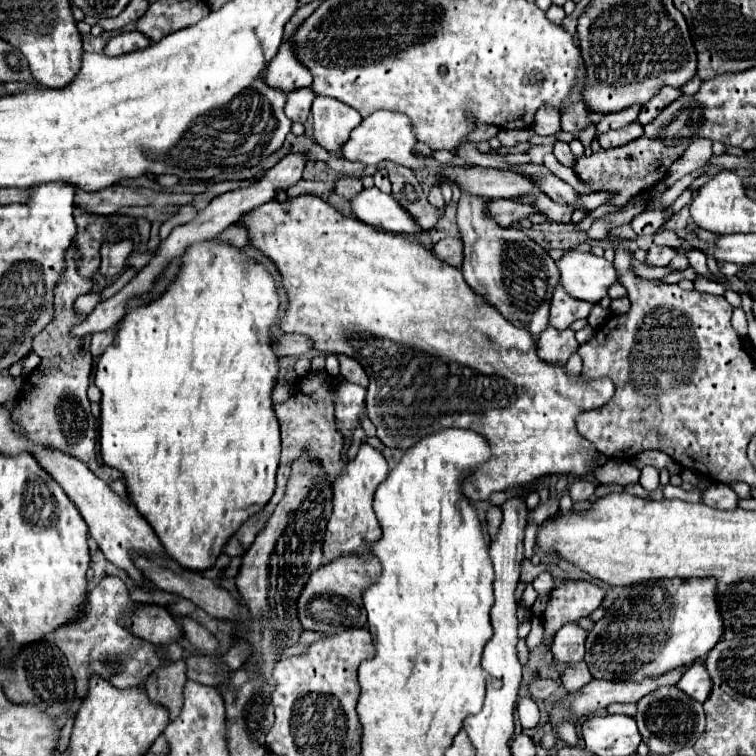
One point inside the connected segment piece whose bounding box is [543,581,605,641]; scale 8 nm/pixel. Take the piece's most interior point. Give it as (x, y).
(572, 600)

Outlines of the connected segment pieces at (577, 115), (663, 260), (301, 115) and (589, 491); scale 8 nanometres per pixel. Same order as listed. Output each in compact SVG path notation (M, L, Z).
M569 103L561 109L561 129L563 131L581 131L591 123L589 111L583 103Z
M651 245L651 247L647 249L647 259L645 259L645 263L647 263L649 267L665 267L665 265L669 265L669 261L671 261L675 255L677 255L677 253L675 253L675 249L671 249L671 247Z
M297 89L295 93L287 95L287 103L285 103L285 115L291 117L291 121L299 121L305 123L307 115L311 111L311 103L315 99L315 93L311 93L311 89Z
M577 479L569 487L569 495L573 501L587 501L595 493L595 485L587 479Z

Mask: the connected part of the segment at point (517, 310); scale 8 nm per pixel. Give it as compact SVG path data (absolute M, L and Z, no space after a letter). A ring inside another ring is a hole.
M469 193L461 195L457 207L457 223L465 243L465 261L461 273L467 285L491 307L495 307L507 321L527 329L537 341L549 325L549 305L557 279L557 265L535 241L521 229L503 229L485 215L487 203Z

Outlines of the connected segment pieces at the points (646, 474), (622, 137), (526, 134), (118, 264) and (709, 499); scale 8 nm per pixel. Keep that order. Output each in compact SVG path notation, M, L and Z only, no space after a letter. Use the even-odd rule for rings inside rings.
M643 467L641 469L641 479L639 483L647 489L647 491L655 491L659 487L659 469L655 467Z
M635 121L635 123L629 123L629 125L625 125L625 127L621 127L621 129L615 129L615 131L609 129L609 131L601 133L601 135L597 137L597 141L599 141L599 145L601 145L603 149L611 149L611 147L625 145L625 143L629 143L629 141L641 137L641 135L643 135L643 125L639 125L639 123Z
M501 129L501 131L497 133L497 139L501 141L501 145L513 147L513 145L517 145L517 143L529 141L531 135L533 135L531 129Z
M129 239L119 243L105 243L101 249L101 267L99 273L105 277L115 277L125 269L127 257L133 251L133 243Z
M711 485L701 493L701 503L715 507L715 509L737 509L737 495L727 485Z

